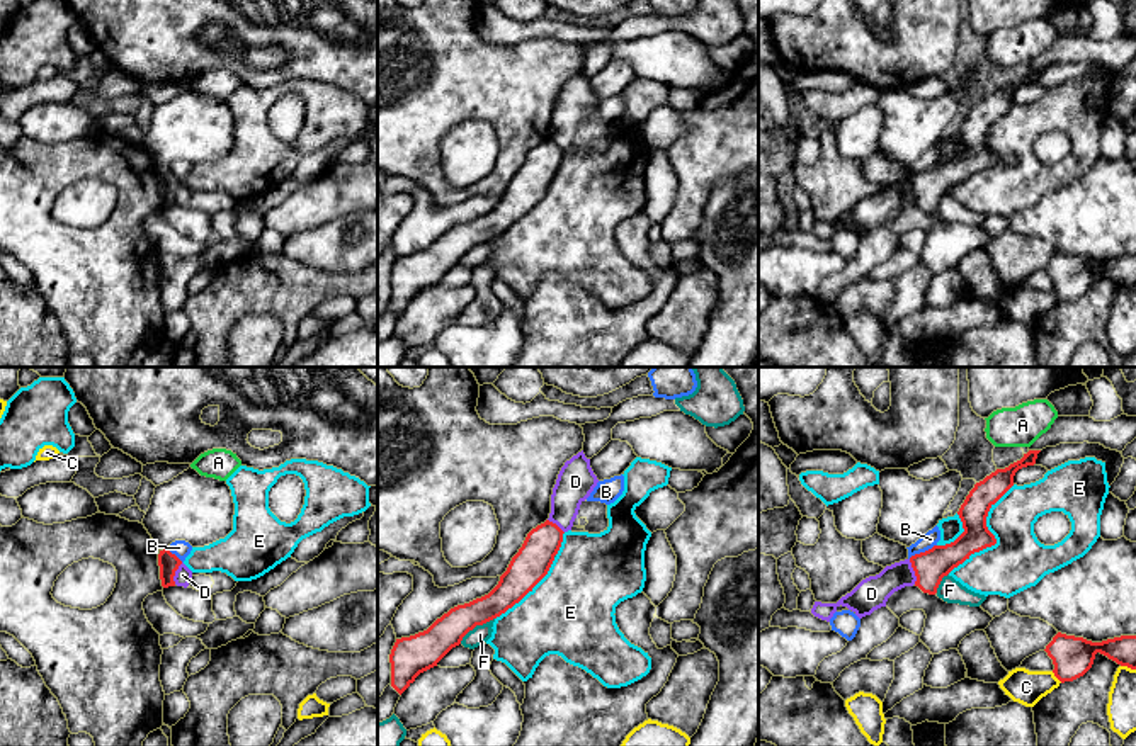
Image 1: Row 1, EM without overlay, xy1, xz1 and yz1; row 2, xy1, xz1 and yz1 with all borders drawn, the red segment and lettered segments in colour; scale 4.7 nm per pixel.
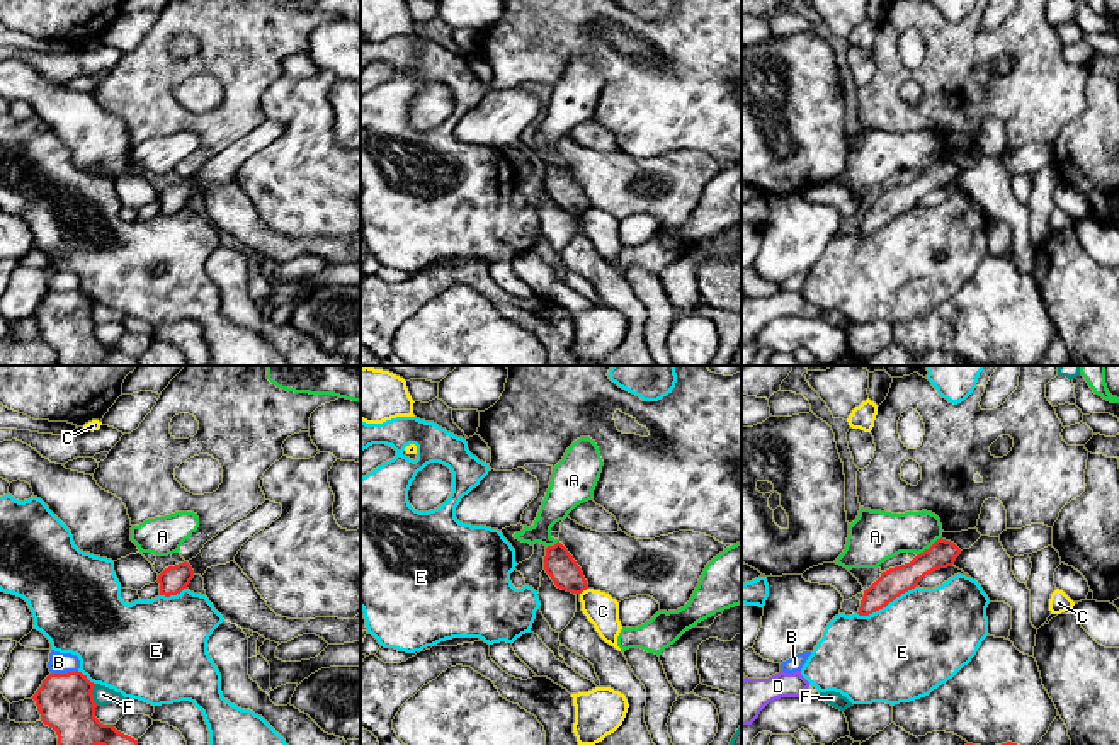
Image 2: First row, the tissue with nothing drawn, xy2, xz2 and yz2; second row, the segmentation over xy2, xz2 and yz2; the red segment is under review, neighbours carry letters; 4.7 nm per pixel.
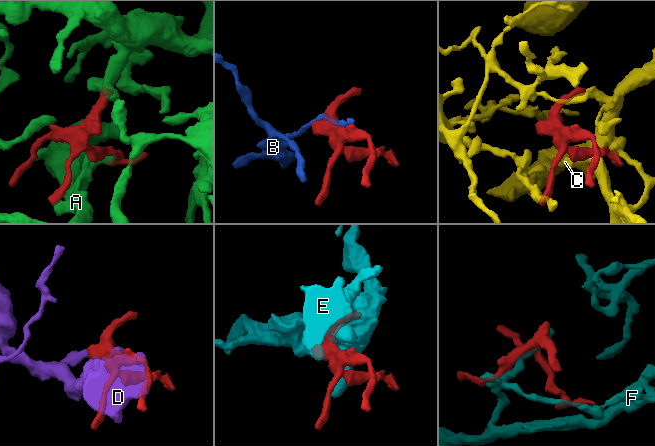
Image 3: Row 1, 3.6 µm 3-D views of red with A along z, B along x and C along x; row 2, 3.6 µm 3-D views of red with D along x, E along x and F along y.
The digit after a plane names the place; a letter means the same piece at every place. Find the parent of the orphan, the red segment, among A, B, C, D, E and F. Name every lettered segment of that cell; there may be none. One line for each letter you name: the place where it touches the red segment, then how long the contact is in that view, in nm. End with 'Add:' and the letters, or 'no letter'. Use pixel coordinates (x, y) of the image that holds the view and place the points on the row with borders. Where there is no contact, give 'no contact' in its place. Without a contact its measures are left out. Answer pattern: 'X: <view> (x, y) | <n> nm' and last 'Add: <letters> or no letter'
Add: no letter

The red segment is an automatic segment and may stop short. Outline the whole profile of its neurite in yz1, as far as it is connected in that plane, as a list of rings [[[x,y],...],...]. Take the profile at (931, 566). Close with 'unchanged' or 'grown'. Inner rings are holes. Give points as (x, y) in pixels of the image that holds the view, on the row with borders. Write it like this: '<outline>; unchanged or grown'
[[[1029,450],[1020,461],[1005,469],[997,469],[974,484],[957,511],[964,532],[951,544],[934,545],[910,557],[917,576],[915,586],[923,593],[935,595],[944,576],[969,559],[971,554],[997,544],[995,535],[986,527],[988,511],[1014,486],[1015,472],[1036,464],[1039,452]]]; unchanged

